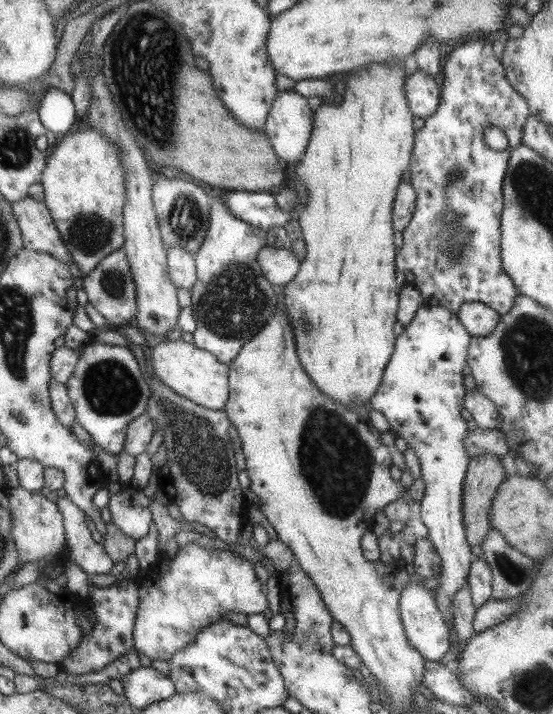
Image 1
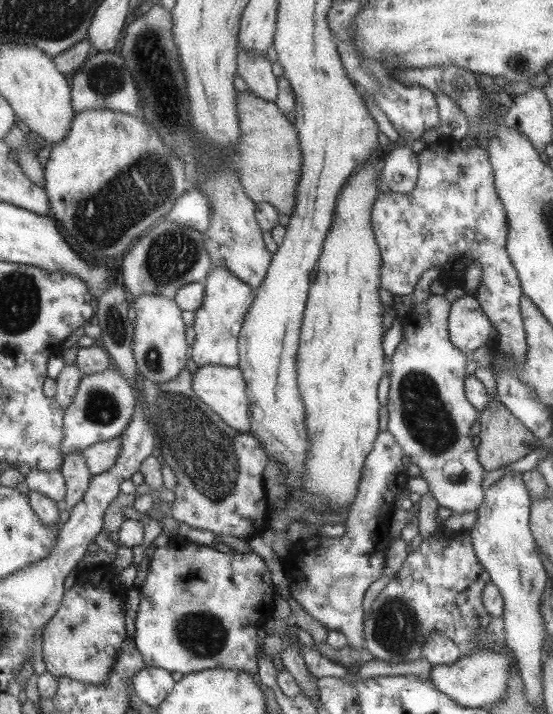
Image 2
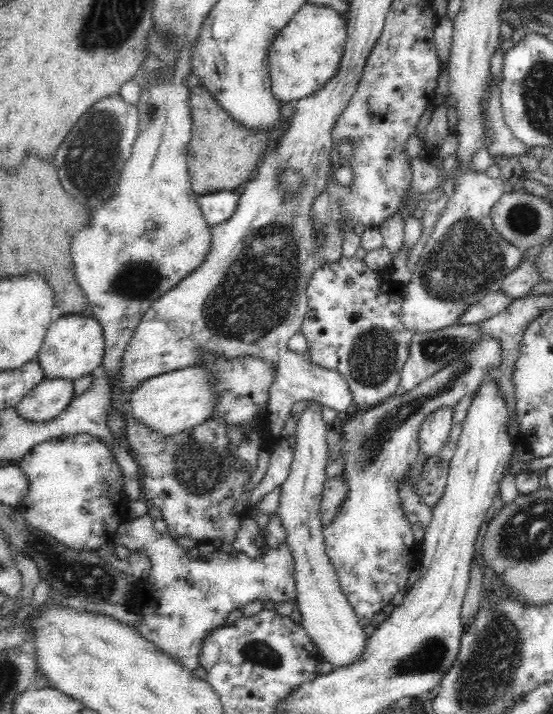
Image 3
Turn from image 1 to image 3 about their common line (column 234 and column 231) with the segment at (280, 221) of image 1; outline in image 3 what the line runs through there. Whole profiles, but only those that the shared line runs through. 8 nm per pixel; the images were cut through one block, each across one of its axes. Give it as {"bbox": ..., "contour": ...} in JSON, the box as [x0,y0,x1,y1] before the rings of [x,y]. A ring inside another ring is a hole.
{"bbox":[197,191,240,227],"contour":[[[222,191],[198,195],[197,201],[206,223],[213,227],[232,216],[238,206],[238,198],[240,195],[237,192]]]}

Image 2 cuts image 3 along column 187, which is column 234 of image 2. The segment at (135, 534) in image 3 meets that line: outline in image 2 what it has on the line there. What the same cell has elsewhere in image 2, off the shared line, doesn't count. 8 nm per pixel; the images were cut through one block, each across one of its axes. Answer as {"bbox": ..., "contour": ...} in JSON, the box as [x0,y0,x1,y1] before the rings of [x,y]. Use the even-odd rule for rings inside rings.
{"bbox":[134,535,275,675],"contour":[[[172,535],[168,544],[162,544],[162,548],[154,548],[154,553],[151,553],[150,564],[146,579],[138,587],[140,609],[137,613],[135,623],[135,638],[134,644],[144,659],[144,666],[163,668],[168,672],[180,672],[180,674],[187,675],[192,672],[200,672],[203,670],[210,670],[214,668],[223,669],[238,669],[246,671],[246,673],[258,674],[258,629],[263,628],[266,623],[273,619],[274,613],[274,594],[275,588],[270,579],[270,571],[261,556],[256,552],[238,552],[234,554],[224,554],[216,551],[213,547],[208,547],[202,544],[190,543],[190,540],[185,540],[178,535]]]}

